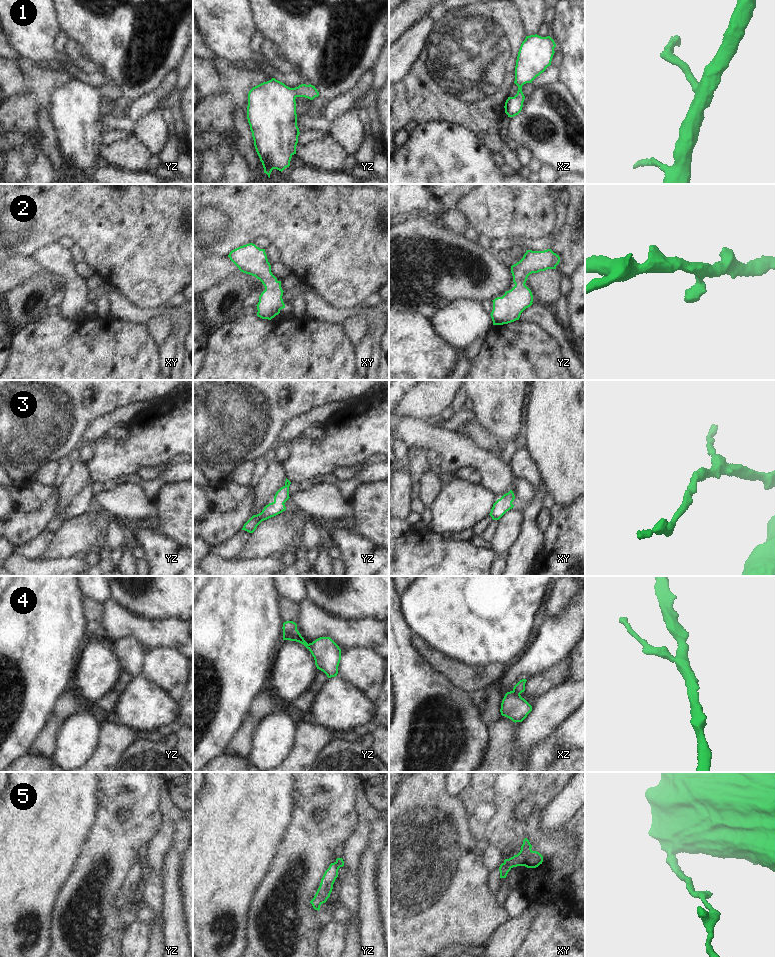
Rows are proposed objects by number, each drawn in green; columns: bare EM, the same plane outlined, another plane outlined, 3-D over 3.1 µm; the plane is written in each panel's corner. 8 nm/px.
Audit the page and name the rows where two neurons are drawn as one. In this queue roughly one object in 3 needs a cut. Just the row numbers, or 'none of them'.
4, 5.

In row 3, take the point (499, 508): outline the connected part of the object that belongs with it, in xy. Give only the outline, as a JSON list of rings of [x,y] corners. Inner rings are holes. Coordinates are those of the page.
[[[512,490],[504,494],[500,499],[498,499],[494,504],[490,512],[490,516],[493,520],[499,520],[507,511],[512,509],[514,505],[515,496]]]

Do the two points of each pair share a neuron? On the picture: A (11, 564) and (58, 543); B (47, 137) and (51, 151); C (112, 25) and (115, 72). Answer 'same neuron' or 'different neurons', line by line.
A: different neurons
B: same neuron
C: same neuron

